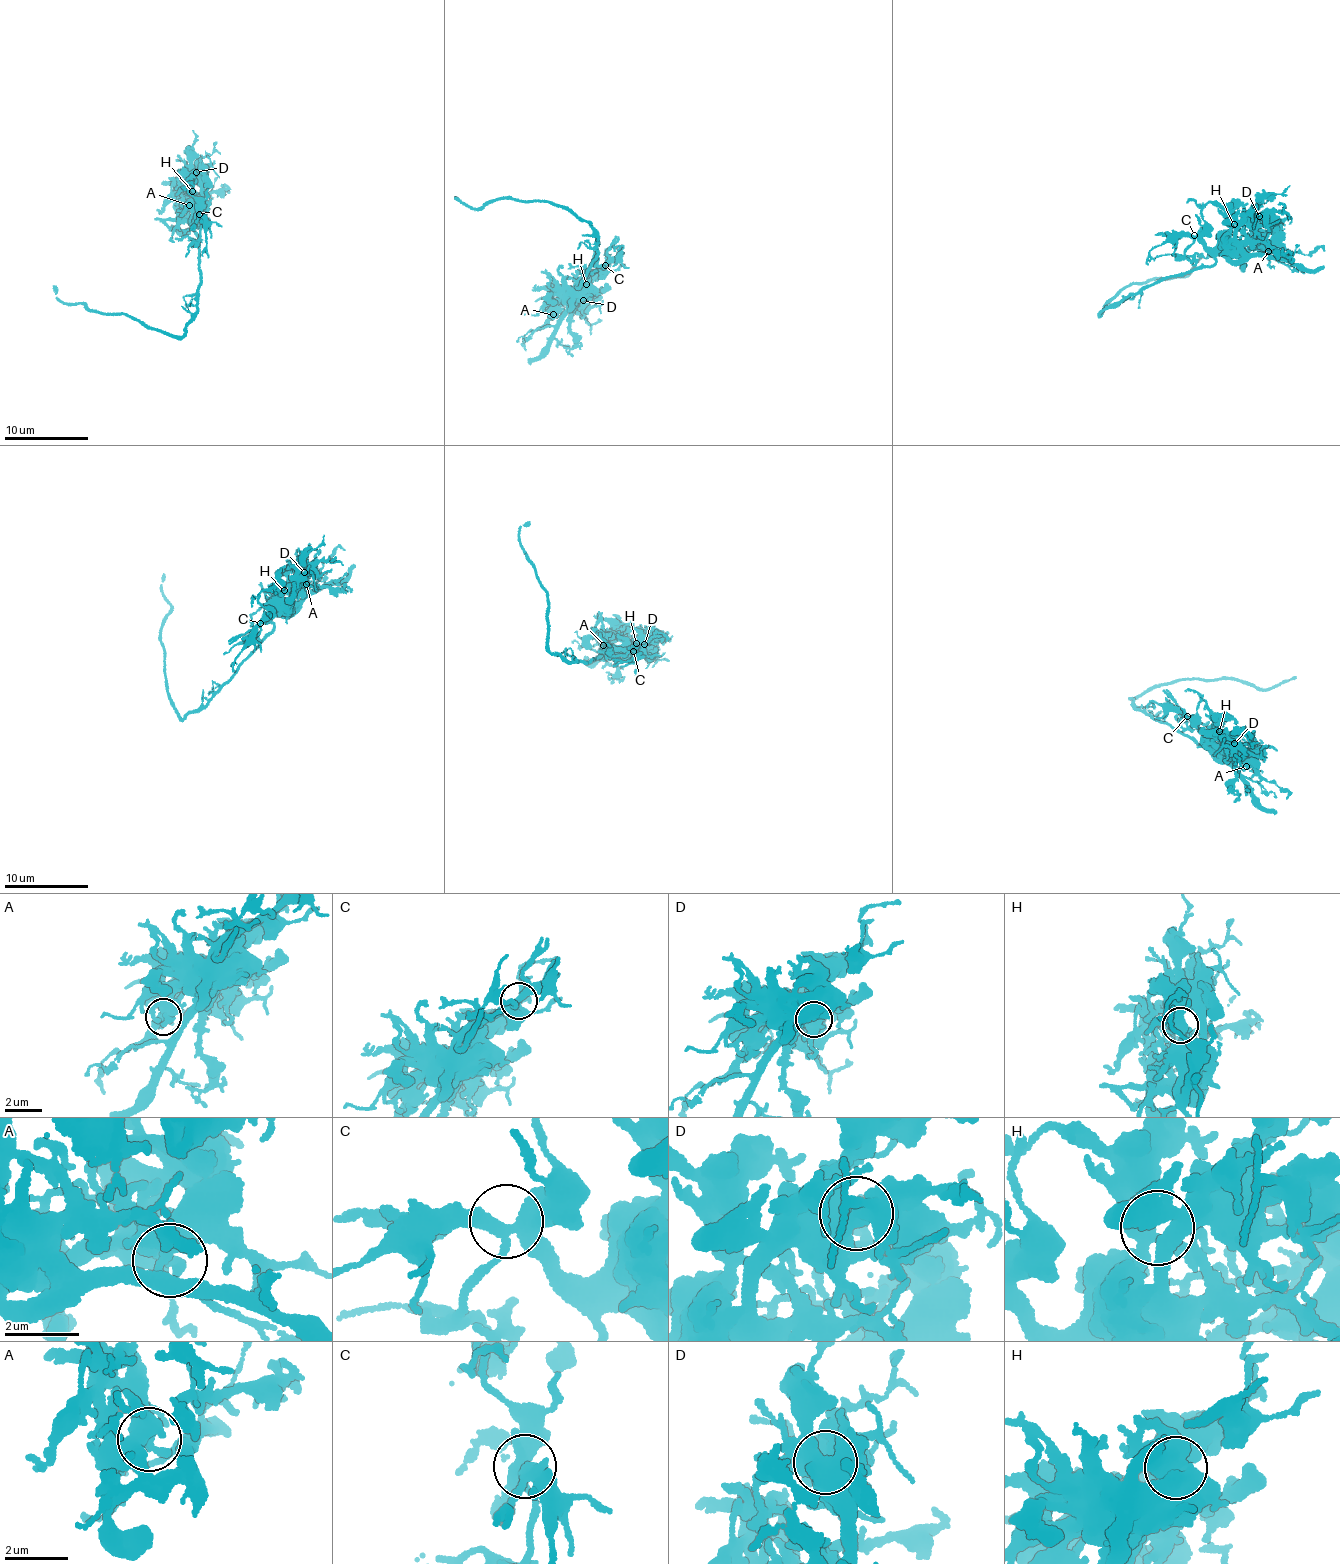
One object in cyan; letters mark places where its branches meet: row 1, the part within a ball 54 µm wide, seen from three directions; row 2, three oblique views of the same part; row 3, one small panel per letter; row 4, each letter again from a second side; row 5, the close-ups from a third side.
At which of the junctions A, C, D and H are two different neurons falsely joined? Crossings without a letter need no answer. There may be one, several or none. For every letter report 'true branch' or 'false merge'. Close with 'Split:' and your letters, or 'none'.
A: true branch
C: true branch
D: true branch
H: true branch
Split: none

